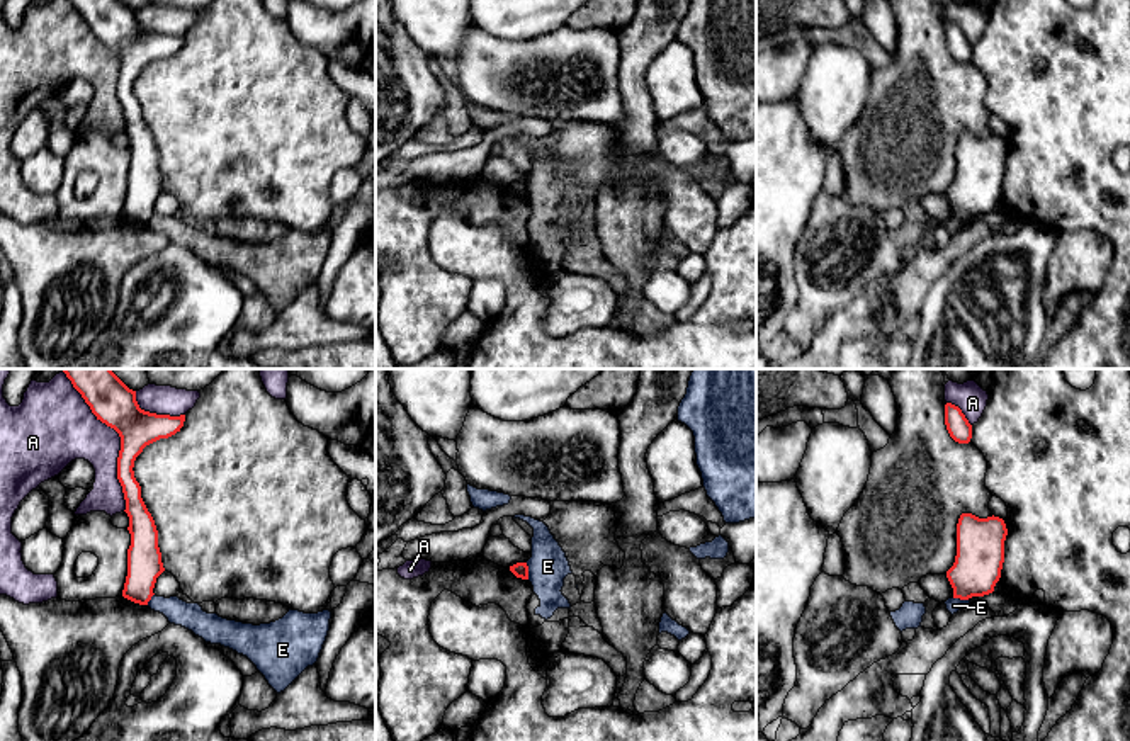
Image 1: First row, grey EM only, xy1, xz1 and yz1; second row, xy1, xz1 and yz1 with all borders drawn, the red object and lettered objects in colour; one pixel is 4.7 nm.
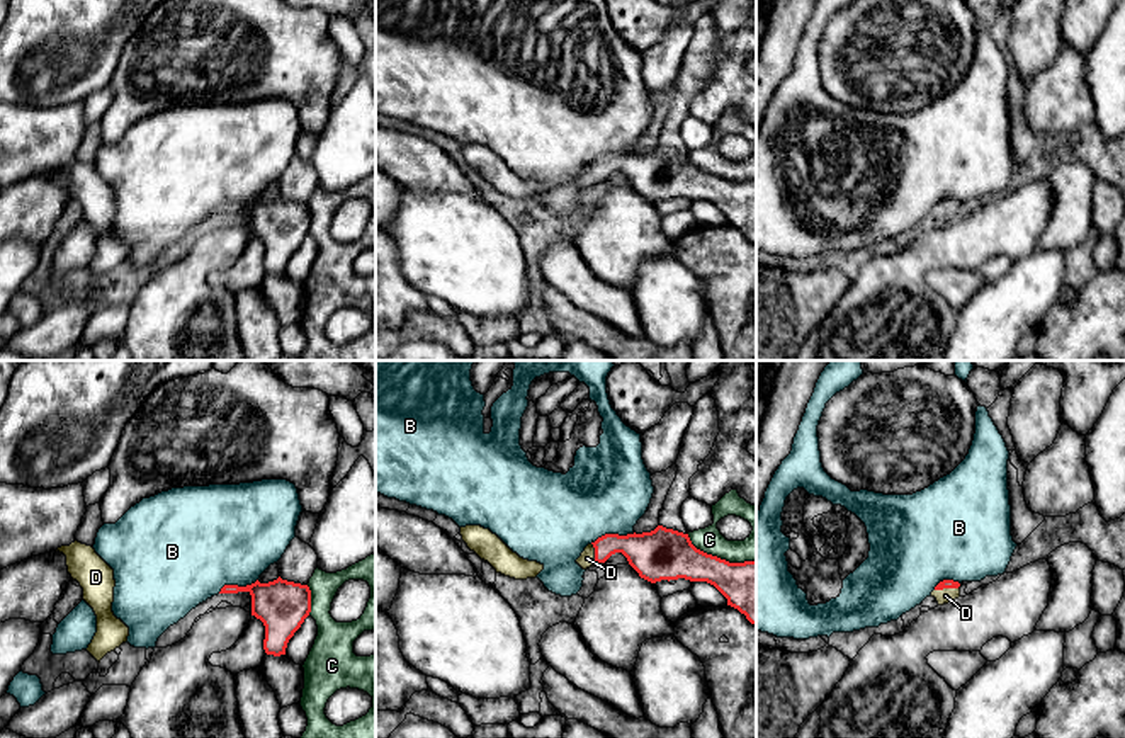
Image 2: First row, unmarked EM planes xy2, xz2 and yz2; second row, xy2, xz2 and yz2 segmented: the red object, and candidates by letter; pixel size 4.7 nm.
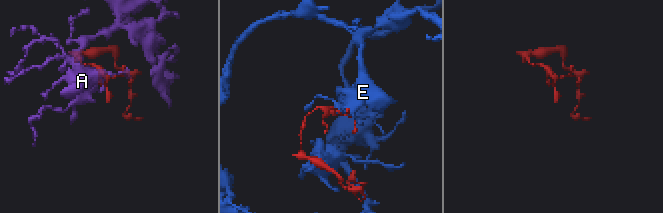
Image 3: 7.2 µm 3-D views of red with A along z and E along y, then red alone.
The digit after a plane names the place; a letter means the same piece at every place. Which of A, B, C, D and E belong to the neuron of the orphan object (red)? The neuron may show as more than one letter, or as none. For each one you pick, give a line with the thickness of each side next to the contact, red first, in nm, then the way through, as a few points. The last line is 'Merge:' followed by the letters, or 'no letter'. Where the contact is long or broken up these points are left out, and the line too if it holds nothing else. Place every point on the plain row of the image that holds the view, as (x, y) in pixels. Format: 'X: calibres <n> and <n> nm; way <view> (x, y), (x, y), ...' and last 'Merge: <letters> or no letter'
D: calibres 50 and 70 nm; way yz2 (947, 203), (947, 206), (945, 215)
Merge: D

